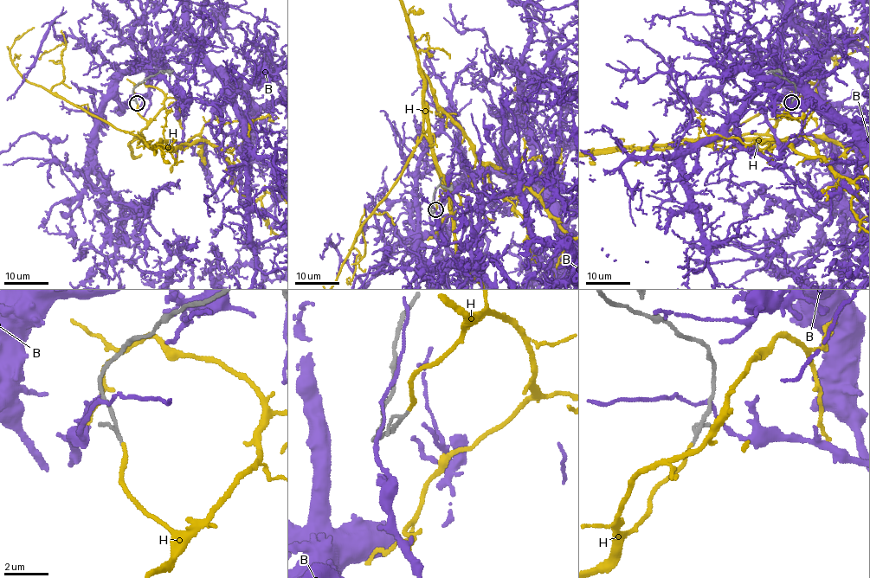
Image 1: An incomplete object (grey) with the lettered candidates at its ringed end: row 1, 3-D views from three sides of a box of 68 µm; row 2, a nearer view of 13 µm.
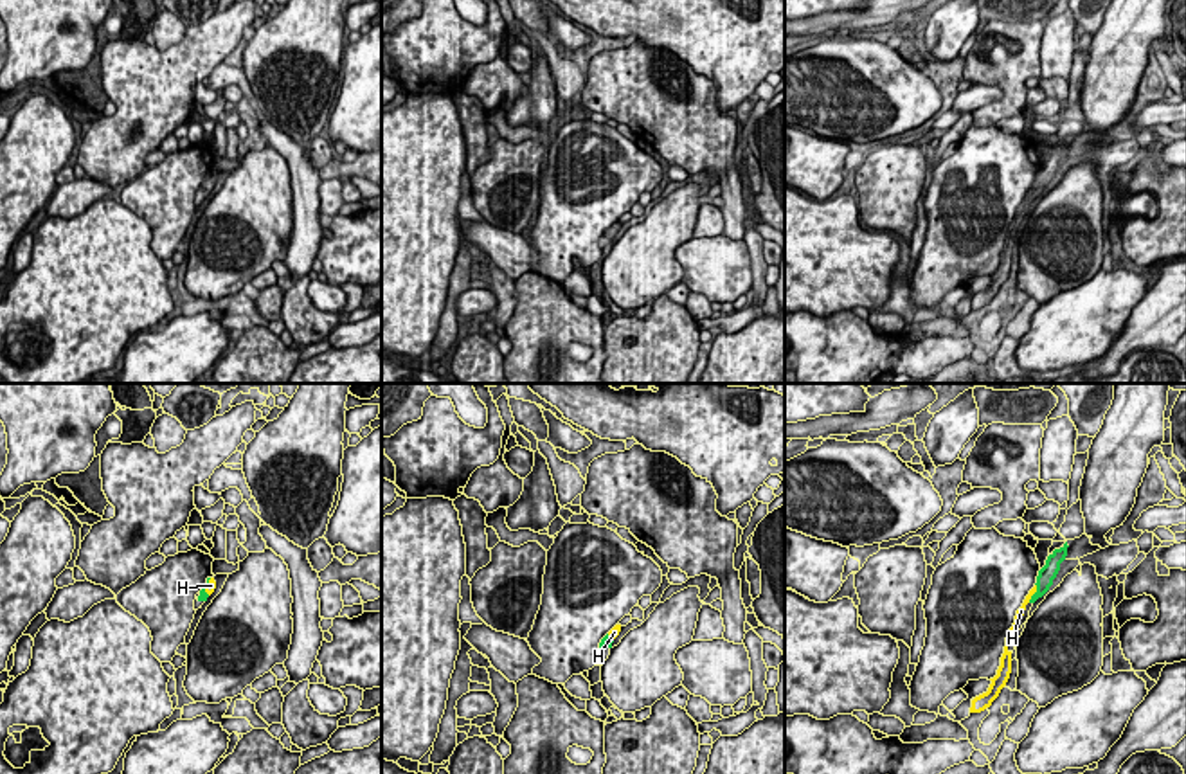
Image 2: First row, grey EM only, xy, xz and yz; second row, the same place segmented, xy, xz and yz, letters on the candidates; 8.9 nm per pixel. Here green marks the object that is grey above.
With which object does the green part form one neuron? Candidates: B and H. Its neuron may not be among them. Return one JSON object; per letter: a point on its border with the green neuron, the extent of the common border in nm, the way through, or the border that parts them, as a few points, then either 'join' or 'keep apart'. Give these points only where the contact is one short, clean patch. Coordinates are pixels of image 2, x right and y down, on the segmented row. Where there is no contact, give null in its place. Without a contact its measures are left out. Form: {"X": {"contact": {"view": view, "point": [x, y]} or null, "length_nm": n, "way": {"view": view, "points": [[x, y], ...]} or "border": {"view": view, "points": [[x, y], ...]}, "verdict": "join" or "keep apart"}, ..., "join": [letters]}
{"B": {"contact": null, "verdict": "keep apart"}, "H": {"contact": {"view": "yz", "point": [1035, 593]}, "length_nm": 190, "way": {"view": "yz", "points": [[1048, 573], [1035, 593], [1021, 611]]}, "verdict": "join"}, "join": ["H"]}

